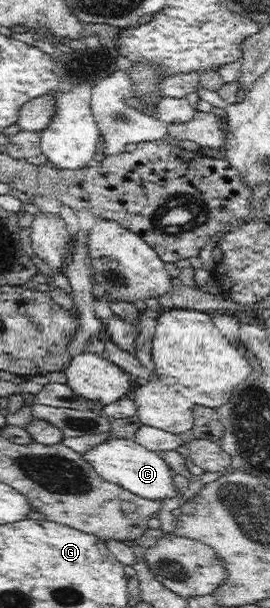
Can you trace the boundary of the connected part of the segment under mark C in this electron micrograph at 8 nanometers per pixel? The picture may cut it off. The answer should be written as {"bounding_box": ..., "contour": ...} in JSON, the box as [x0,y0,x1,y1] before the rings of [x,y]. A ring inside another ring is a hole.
{"bounding_box":[84,439,178,499],"contour":[[[130,439],[104,441],[84,453],[84,458],[94,466],[102,479],[119,485],[144,499],[172,499],[178,495],[172,468],[159,452],[146,449]]]}

